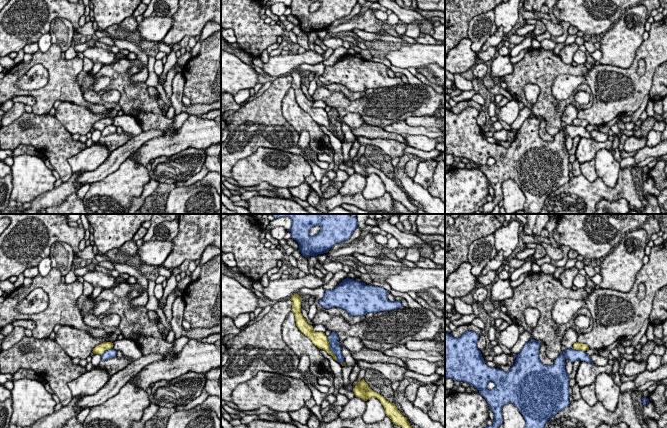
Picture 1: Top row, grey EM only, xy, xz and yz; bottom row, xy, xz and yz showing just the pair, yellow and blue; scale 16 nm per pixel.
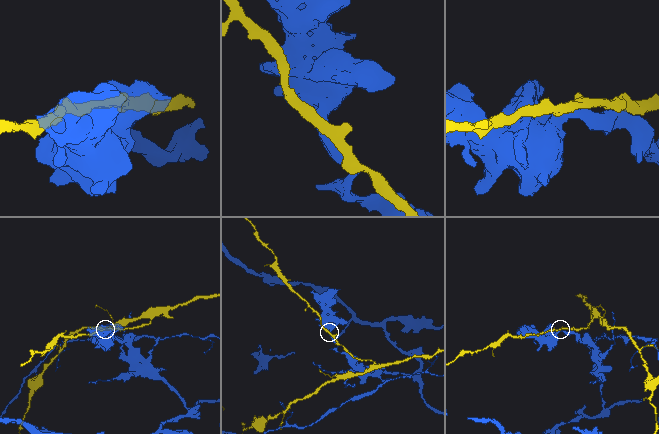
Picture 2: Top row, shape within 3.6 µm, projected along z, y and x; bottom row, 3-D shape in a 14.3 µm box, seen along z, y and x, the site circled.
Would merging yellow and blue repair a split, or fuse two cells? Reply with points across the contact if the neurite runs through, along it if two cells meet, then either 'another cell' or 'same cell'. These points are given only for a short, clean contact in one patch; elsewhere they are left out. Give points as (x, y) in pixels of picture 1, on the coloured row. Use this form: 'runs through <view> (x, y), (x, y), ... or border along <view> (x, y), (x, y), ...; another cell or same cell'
another cell

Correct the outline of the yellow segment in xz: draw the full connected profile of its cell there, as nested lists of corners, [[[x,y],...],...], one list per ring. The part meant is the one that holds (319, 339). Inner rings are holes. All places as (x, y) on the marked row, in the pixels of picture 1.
[[[296,293],[292,295],[292,312],[295,315],[296,326],[298,329],[307,336],[312,343],[317,346],[319,349],[325,350],[329,355],[337,361],[337,357],[330,351],[330,344],[328,342],[328,337],[323,332],[315,332],[313,326],[309,325],[306,319],[301,313],[301,300],[302,298]]]

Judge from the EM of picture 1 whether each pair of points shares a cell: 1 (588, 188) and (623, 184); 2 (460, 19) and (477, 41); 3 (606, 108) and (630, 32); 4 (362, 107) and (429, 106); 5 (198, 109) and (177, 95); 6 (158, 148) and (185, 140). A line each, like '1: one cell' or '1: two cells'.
1: one cell
2: two cells
3: two cells
4: one cell
5: one cell
6: one cell

